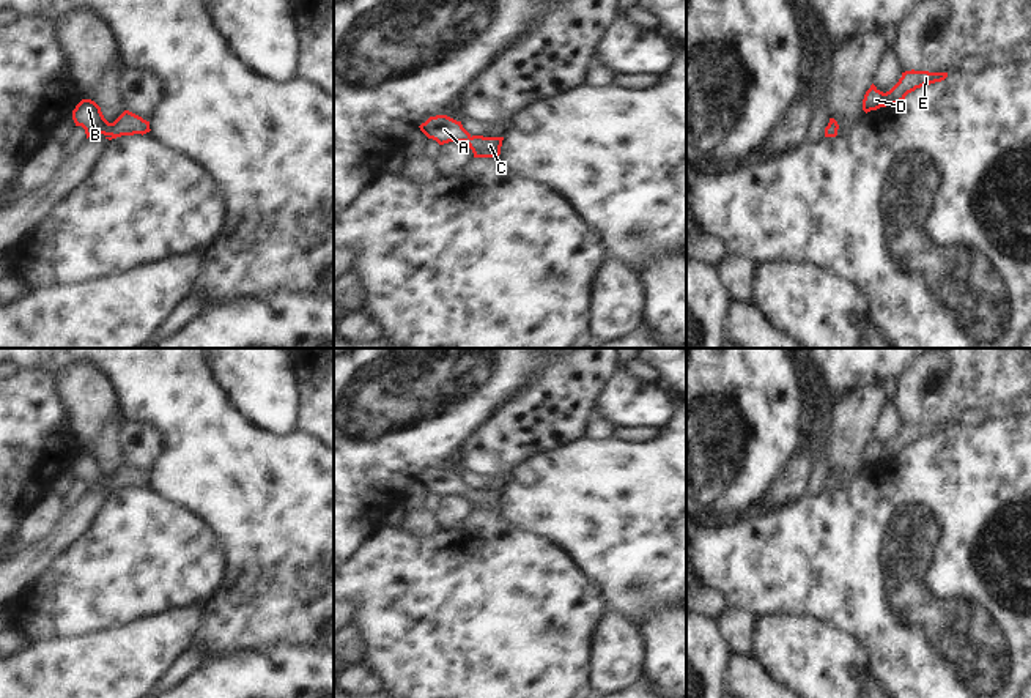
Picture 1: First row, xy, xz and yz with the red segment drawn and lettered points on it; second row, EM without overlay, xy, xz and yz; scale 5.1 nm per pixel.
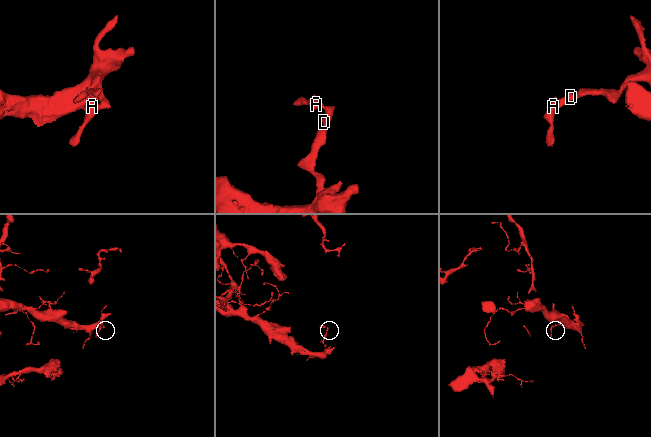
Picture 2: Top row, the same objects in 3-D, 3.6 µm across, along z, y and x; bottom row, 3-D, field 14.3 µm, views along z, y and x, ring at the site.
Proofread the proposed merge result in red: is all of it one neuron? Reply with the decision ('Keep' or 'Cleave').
Keep

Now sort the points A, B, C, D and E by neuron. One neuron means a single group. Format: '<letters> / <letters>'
A B C D E

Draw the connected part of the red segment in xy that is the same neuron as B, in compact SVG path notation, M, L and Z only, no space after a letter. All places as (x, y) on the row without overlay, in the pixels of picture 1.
M82 452L72 463L76 479L85 482L87 492L104 487L112 493L121 488L146 487L150 485L150 474L142 470L124 463L113 476L109 476L101 460L91 452Z

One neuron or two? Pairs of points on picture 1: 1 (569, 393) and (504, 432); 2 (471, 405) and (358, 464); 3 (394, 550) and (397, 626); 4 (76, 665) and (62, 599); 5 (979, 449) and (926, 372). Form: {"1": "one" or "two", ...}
{"1": "one", "2": "one", "3": "one", "4": "two", "5": "two"}

